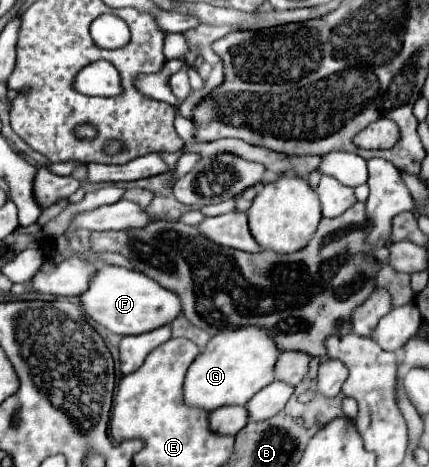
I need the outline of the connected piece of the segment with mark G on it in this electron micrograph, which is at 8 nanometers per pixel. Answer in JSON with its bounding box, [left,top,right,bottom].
[183,327,279,411]

